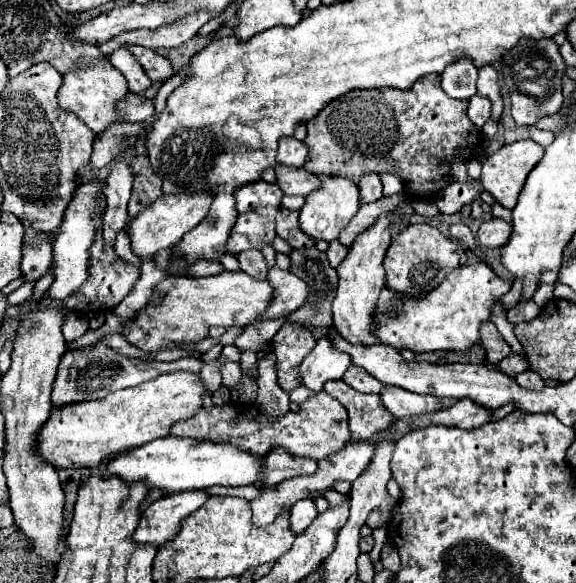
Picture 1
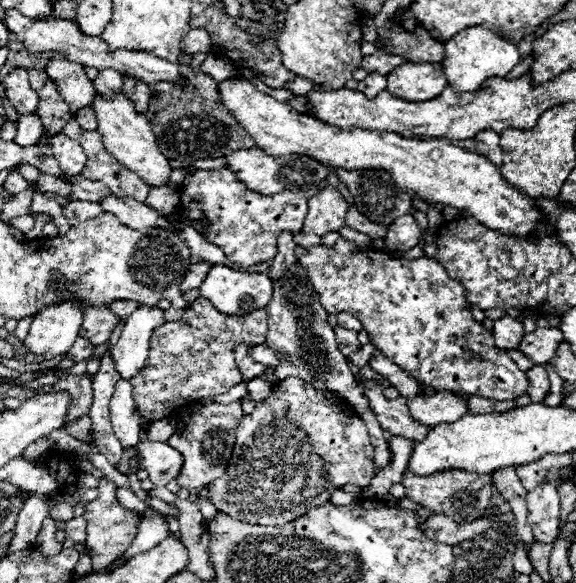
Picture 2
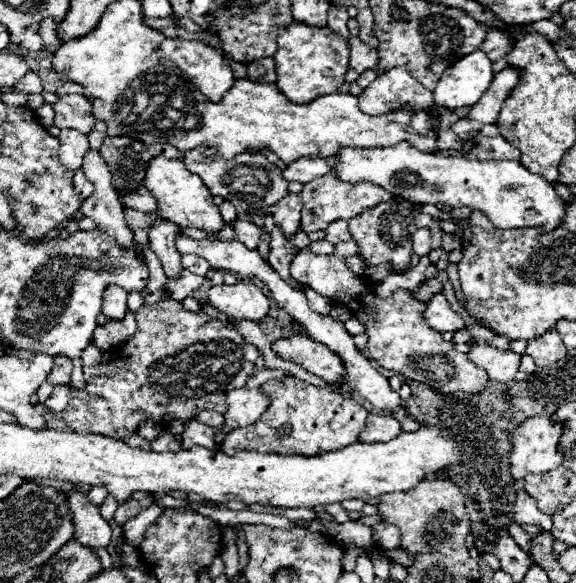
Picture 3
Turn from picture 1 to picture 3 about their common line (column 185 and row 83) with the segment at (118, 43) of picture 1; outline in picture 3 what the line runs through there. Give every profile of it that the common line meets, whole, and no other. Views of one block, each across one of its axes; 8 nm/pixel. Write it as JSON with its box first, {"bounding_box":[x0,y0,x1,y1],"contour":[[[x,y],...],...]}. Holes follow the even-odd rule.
{"bounding_box":[16,72,44,94],"contour":[[[28,72],[18,84],[16,84],[16,92],[22,92],[22,94],[42,94],[44,88],[42,88],[42,80],[36,72]]]}

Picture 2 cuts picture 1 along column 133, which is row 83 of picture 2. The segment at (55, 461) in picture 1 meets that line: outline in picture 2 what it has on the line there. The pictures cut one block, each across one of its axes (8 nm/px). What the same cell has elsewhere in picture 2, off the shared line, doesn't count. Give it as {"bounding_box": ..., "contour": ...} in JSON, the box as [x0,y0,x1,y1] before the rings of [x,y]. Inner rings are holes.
{"bounding_box":[386,62,448,102],"contour":[[[406,62],[392,70],[386,76],[388,84],[386,90],[390,94],[410,100],[410,102],[424,102],[432,100],[442,94],[442,90],[448,86],[446,76],[440,64],[416,64],[416,62]]]}

